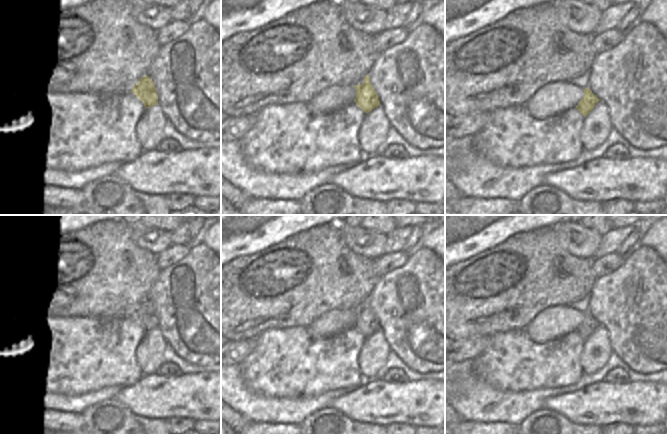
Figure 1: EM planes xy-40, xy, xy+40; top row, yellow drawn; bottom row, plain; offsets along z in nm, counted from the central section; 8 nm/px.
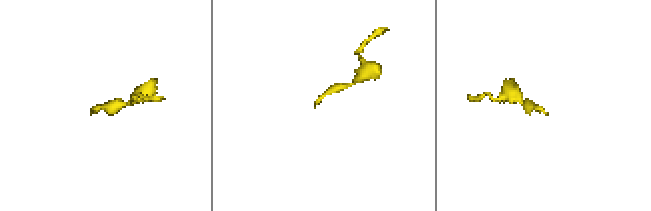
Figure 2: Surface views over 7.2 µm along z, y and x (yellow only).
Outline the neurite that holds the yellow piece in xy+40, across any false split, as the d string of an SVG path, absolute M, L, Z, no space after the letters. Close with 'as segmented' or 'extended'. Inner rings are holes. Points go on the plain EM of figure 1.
M587 311L584 313L584 320L576 330L578 335L585 341L588 337L592 335L594 330L600 324L596 321L596 319Z; as segmented

